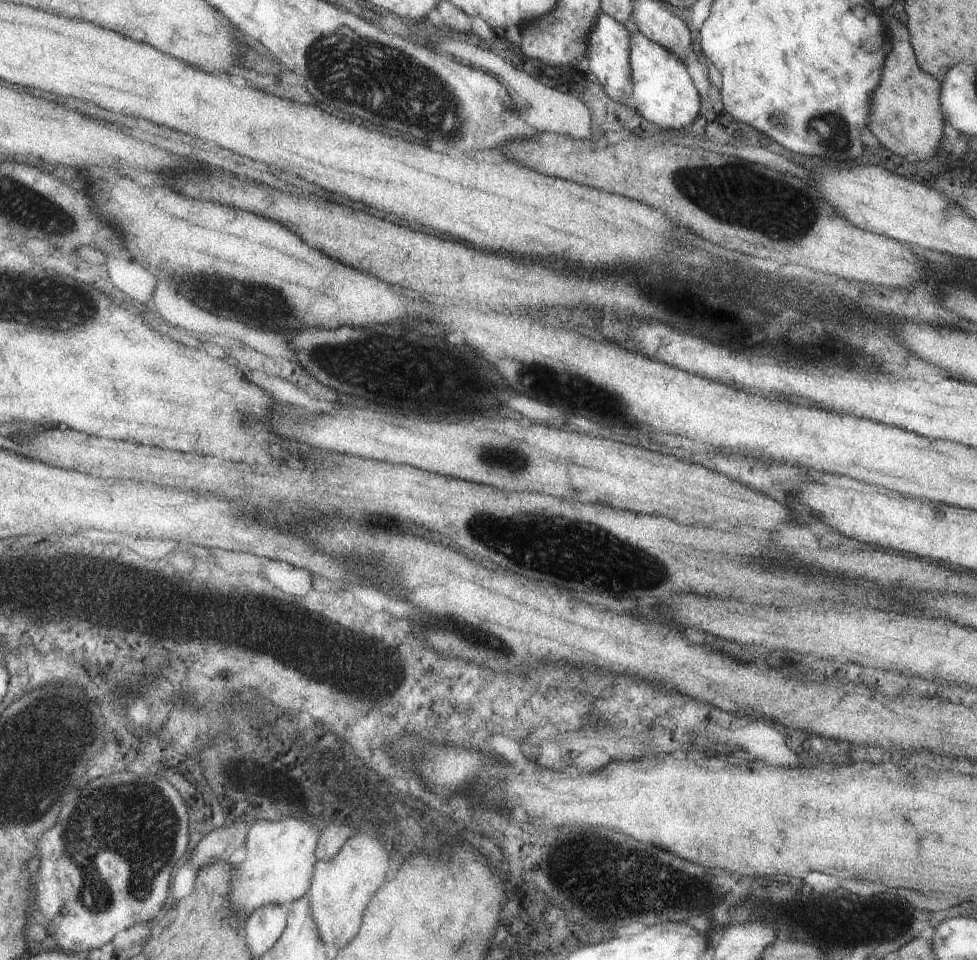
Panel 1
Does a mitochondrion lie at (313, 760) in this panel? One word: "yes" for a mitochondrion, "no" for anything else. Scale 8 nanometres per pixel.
no

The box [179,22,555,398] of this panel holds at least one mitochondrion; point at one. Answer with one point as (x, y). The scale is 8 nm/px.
(364, 68)

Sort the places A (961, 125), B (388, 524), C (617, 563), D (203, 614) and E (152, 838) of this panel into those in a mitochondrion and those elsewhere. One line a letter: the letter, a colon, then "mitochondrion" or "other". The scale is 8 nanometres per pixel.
A: other
B: other
C: mitochondrion
D: mitochondrion
E: mitochondrion

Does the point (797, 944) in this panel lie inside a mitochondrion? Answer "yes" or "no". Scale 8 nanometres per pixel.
no

